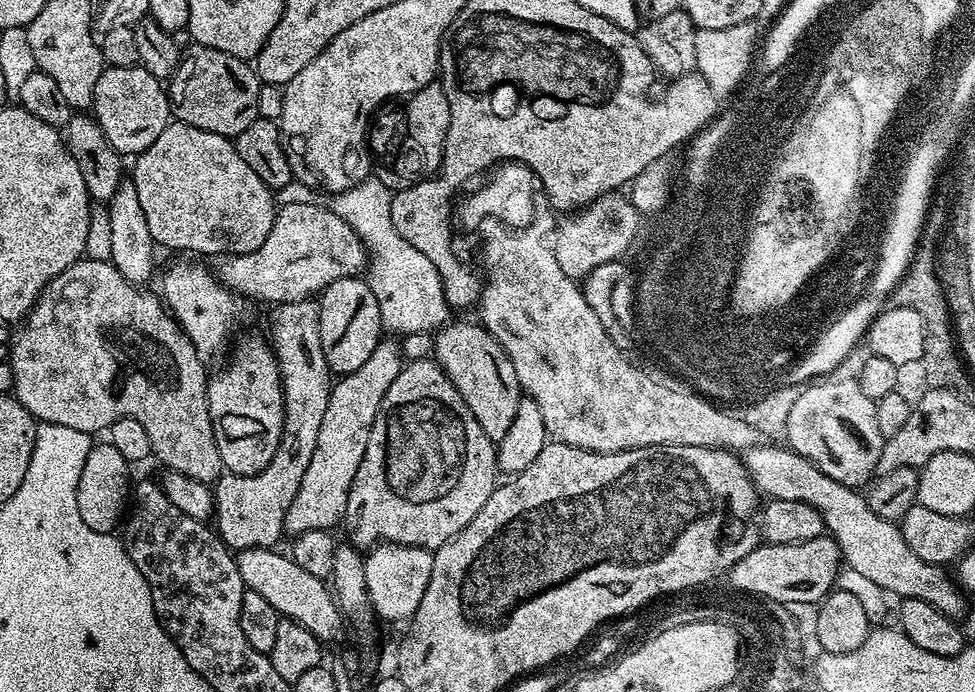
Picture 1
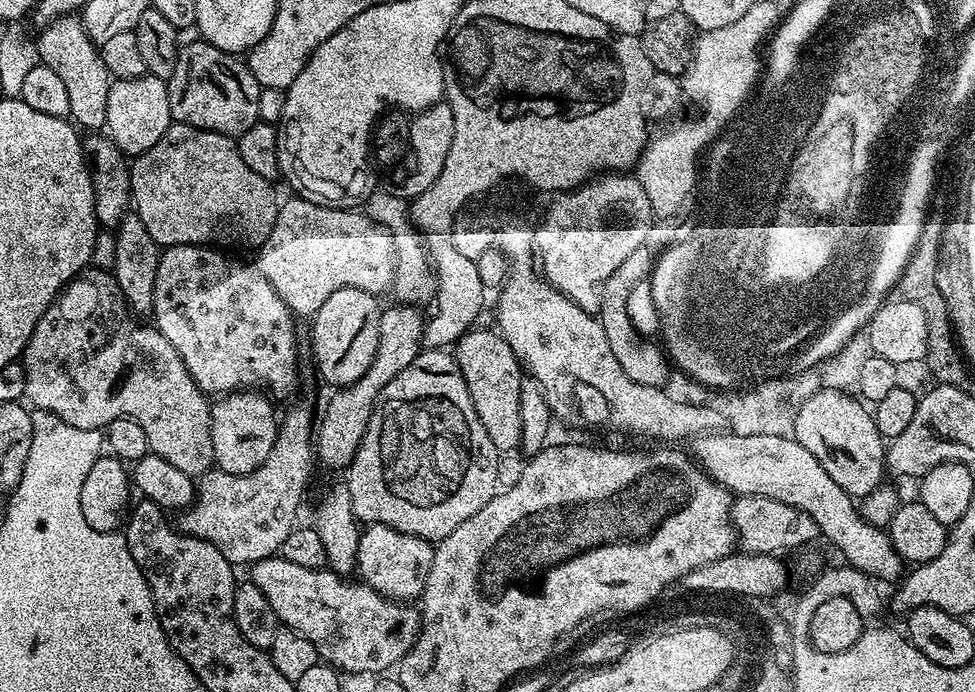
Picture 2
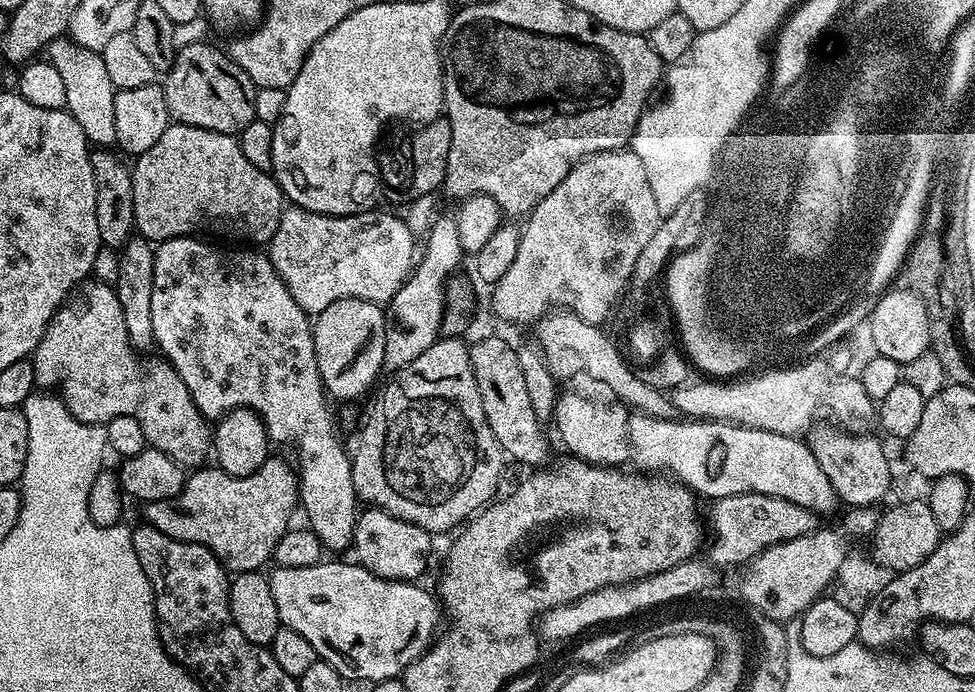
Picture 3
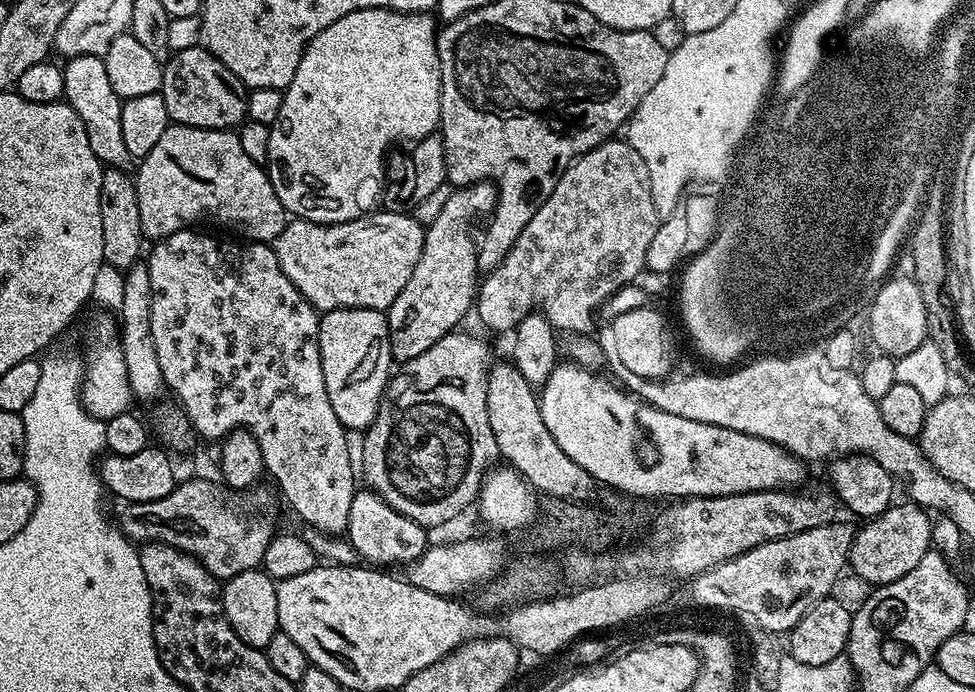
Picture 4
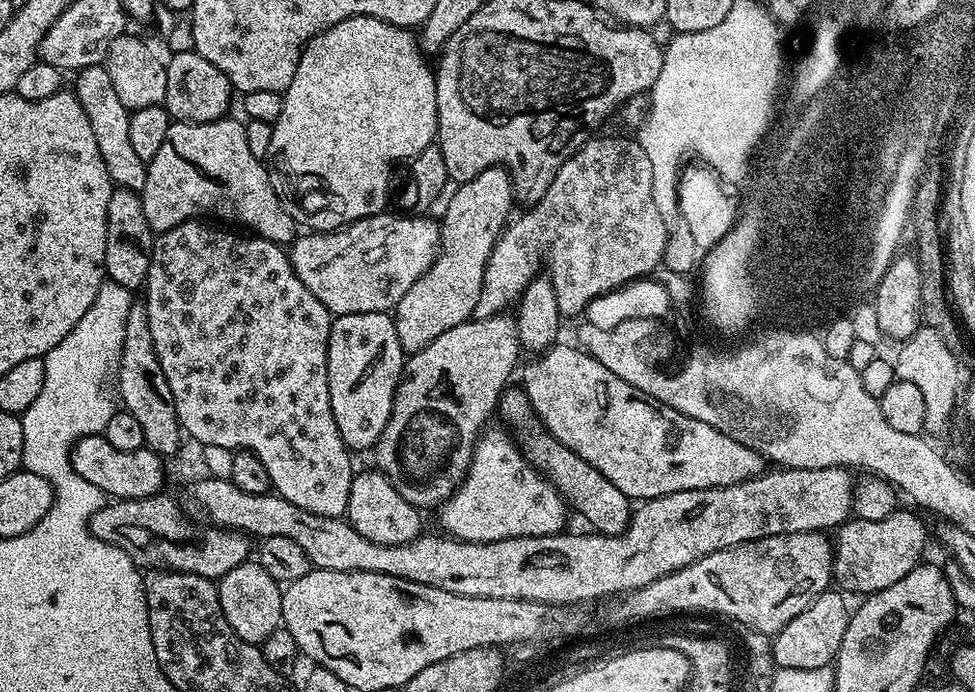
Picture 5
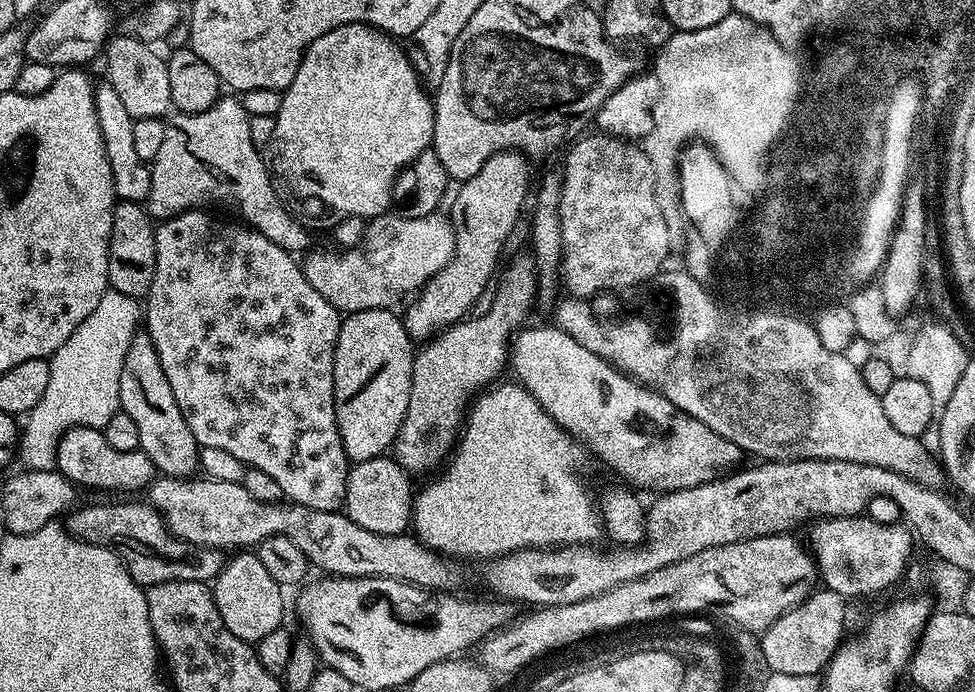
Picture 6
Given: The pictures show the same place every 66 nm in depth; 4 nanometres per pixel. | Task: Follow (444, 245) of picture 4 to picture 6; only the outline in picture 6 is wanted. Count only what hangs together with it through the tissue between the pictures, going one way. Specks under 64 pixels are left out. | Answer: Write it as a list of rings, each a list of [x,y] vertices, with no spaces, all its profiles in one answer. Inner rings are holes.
[[[499,152],[484,163],[474,178],[461,183],[458,198],[450,213],[456,235],[454,254],[450,262],[442,266],[442,270],[438,270],[438,274],[434,274],[434,278],[426,281],[423,288],[415,293],[416,301],[409,306],[408,313],[402,316],[404,329],[413,341],[427,341],[445,328],[461,323],[473,311],[471,308],[479,302],[488,283],[491,280],[493,283],[502,264],[500,255],[520,220],[524,199],[530,196],[528,183],[532,180],[532,172],[528,164],[529,157],[522,152]]]

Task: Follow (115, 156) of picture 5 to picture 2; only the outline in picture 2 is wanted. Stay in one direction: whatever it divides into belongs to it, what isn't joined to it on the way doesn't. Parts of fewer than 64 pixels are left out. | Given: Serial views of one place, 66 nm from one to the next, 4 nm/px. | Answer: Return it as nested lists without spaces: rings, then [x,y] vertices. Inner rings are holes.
[[[76,14],[60,16],[43,25],[39,31],[40,37],[36,36],[34,40],[39,63],[50,66],[50,70],[54,70],[54,74],[62,78],[70,97],[68,116],[81,129],[103,129],[106,122],[106,94],[110,77],[100,57],[99,47],[84,28],[83,19]]]

